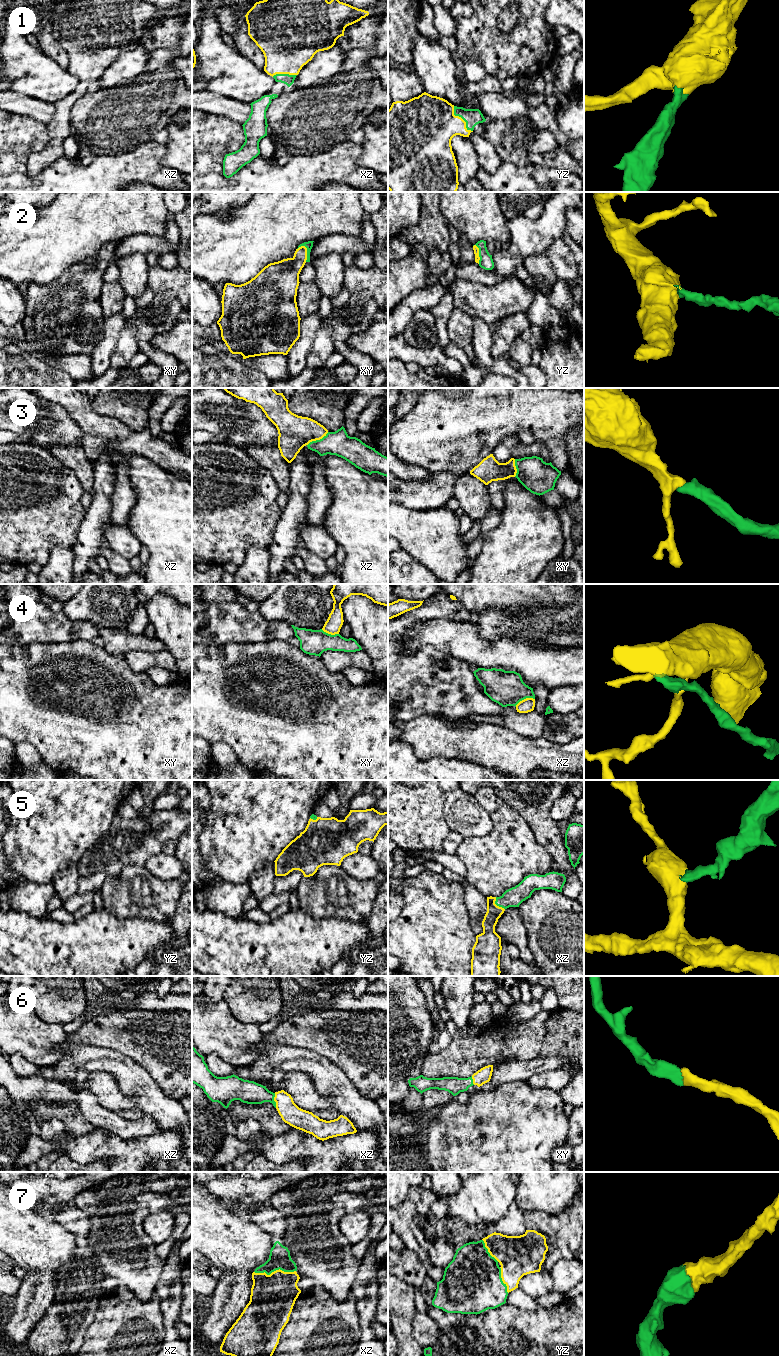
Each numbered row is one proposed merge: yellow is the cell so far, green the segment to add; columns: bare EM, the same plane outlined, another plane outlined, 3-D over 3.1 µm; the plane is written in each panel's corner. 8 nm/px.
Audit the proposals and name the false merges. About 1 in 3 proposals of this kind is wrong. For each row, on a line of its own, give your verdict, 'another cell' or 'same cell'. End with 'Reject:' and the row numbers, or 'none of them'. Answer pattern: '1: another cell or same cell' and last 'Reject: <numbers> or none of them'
1: same cell
2: same cell
3: same cell
4: another cell
5: same cell
6: same cell
7: same cell
Reject: 4

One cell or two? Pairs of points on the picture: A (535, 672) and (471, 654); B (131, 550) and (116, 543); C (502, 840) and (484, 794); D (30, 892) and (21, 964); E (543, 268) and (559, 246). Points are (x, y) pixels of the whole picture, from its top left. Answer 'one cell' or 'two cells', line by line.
A: one cell
B: one cell
C: one cell
D: two cells
E: two cells

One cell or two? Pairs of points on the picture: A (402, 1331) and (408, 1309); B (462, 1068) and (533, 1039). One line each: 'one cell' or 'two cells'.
A: one cell
B: one cell

